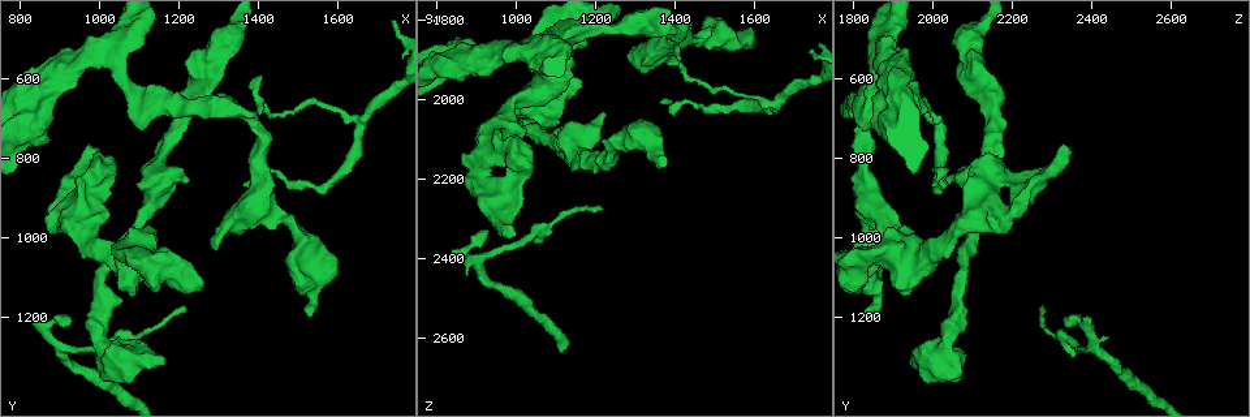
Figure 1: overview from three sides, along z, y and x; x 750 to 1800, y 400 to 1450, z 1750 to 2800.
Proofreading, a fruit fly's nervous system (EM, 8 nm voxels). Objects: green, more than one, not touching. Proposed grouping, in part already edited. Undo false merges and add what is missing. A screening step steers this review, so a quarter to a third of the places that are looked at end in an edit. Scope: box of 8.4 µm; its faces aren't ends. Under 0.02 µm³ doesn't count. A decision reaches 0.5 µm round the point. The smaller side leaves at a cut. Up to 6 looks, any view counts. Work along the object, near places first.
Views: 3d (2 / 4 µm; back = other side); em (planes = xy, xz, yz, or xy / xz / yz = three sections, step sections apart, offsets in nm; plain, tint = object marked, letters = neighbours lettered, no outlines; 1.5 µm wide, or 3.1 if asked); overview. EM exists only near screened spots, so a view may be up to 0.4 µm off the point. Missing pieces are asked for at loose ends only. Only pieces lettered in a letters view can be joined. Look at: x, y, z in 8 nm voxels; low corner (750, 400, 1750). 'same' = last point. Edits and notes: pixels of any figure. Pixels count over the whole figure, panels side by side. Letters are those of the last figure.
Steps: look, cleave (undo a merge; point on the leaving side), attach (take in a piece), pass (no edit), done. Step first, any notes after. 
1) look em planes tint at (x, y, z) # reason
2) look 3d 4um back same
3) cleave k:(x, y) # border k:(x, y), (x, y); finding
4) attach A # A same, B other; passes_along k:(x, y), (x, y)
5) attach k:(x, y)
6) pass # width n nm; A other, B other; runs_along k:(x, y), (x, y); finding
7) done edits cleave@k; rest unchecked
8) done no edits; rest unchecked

look em xz step 8 letters at (1305, 1025, 1880)

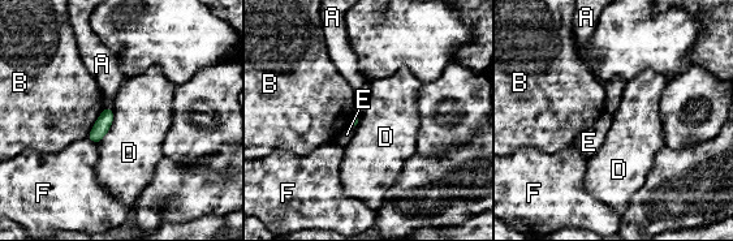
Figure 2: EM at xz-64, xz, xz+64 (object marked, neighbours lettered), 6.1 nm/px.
pass # A other, B other, D other, E other, F other; no lettered piece goes on from it

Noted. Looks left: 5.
look 3d 4um at (1530, 1190, 1835)

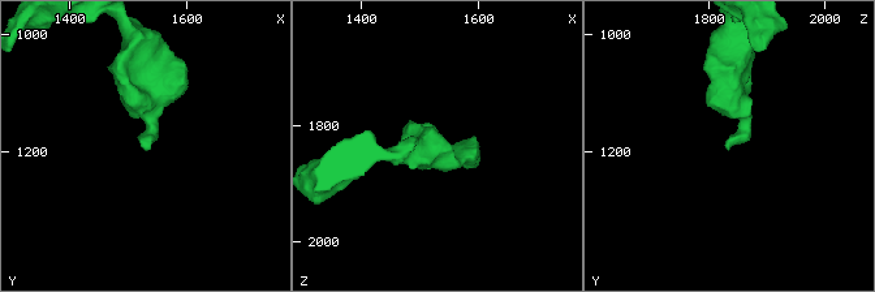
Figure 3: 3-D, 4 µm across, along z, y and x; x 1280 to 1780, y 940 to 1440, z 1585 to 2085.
look em xy step 4 tint at (1525, 1195, 1830) # shape alone is not enough

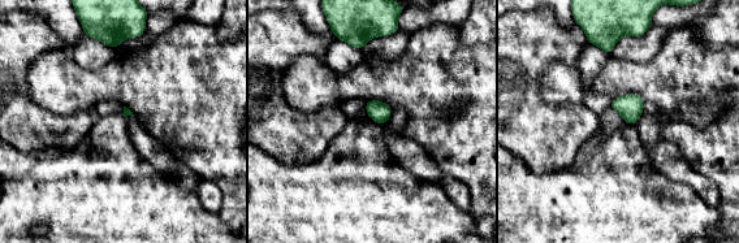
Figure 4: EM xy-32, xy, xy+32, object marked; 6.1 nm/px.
look em planes letters same

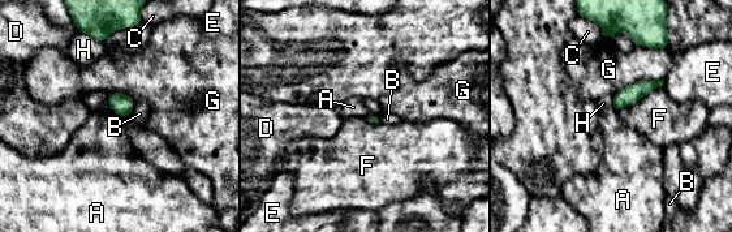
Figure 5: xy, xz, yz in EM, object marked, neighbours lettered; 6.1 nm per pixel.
pass # A other, B other, C other, D other, E other, F other, G other, H other; border 5:(111, 108), (123, 117); none of them fits

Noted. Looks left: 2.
look em yz step 8 tint at (1535, 865, 2020) # thin neck

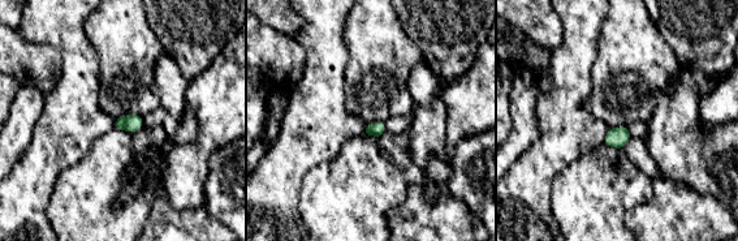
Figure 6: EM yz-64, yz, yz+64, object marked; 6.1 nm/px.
look em xy step 4 letters same # cut it another way

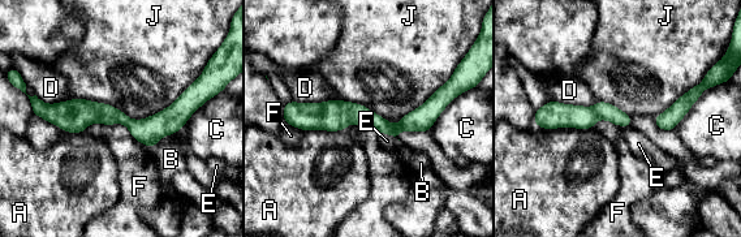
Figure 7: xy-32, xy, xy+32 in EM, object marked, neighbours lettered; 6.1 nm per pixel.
pass # width 110 nm; longest_contact J 800 nm; A other, B other, C other, D other, E other, F other, J other; all the same cell

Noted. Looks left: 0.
done no edits; rest unchecked

